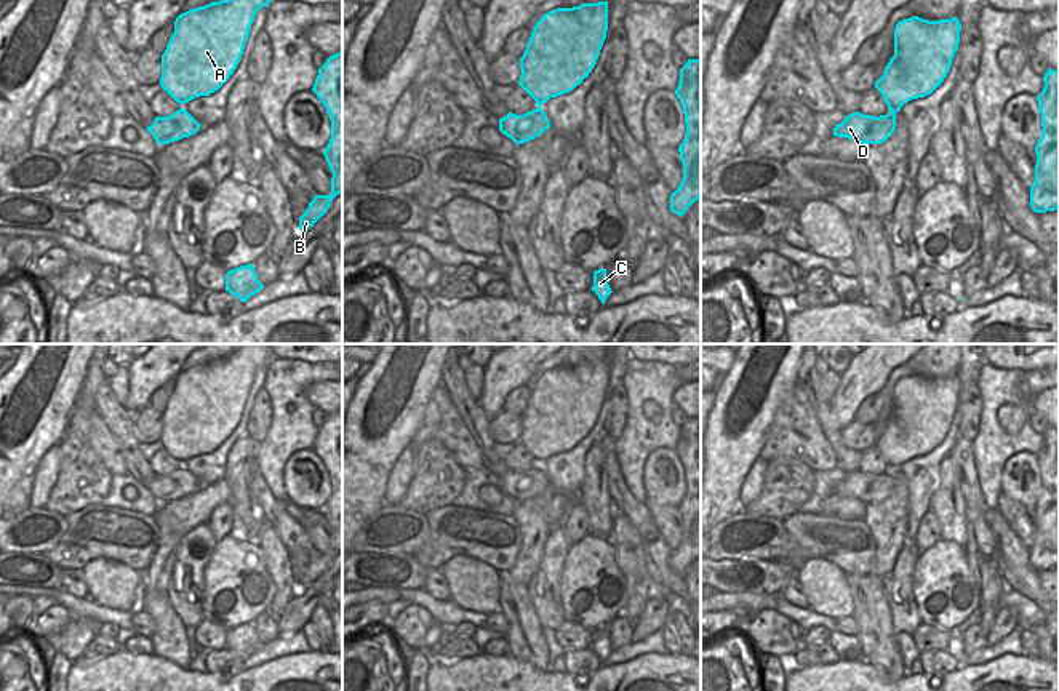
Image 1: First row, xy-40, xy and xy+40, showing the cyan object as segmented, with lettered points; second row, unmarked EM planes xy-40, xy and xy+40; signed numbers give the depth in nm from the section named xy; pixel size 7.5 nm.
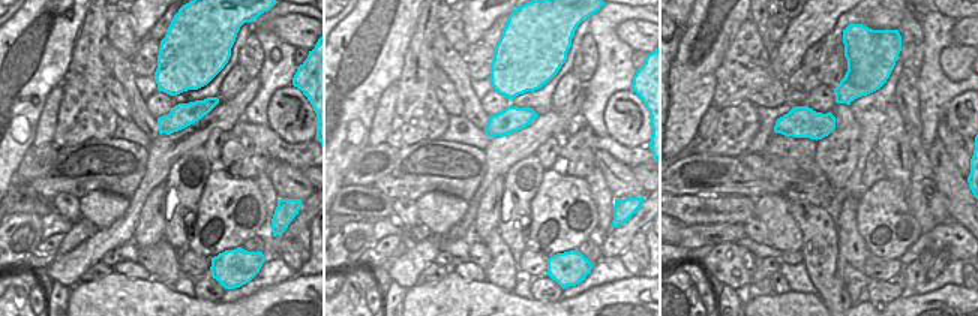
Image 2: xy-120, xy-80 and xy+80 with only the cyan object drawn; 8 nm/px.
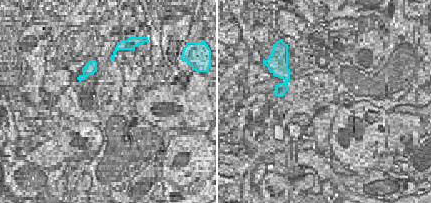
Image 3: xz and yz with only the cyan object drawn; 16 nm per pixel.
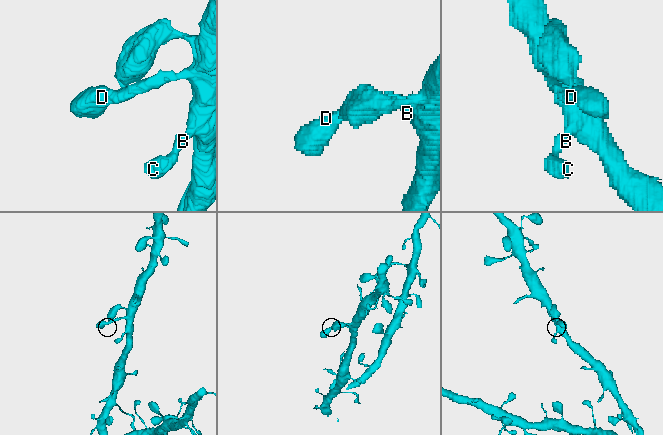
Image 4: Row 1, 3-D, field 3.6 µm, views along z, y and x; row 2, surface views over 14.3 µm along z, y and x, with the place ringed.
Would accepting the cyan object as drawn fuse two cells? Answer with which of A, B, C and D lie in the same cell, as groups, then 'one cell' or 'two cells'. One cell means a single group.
A B C D | one cell

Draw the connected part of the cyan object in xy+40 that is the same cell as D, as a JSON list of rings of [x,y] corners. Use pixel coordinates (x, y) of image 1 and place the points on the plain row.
[[[918,374],[894,385],[894,414],[875,440],[889,470],[873,475],[853,470],[833,486],[833,494],[861,502],[881,502],[896,488],[896,472],[912,457],[931,453],[949,432],[958,409],[958,376],[928,379]]]

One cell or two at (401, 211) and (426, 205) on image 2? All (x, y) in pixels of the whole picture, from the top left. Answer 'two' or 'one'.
two

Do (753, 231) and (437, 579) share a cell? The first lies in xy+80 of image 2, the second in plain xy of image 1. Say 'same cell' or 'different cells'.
same cell

